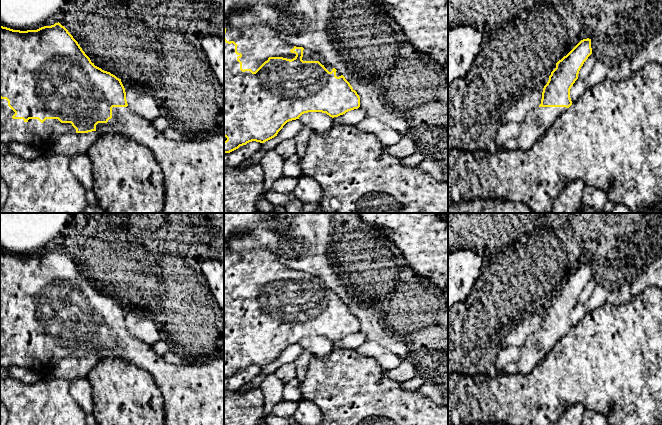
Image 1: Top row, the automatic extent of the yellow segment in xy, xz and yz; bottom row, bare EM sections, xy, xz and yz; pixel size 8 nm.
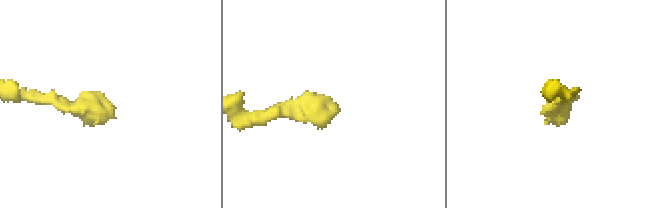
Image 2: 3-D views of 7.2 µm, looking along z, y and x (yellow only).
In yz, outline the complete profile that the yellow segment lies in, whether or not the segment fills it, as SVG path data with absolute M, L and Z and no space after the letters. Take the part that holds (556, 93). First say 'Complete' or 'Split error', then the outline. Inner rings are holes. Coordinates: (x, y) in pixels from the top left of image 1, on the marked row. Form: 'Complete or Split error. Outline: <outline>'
Complete. Outline: M583 39L556 63L556 68L551 72L543 88L539 107L569 108L572 105L570 89L578 79L581 67L591 54L591 39Z

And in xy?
Complete. Outline: M59 22L37 30L13 30L0 26L0 98L8 101L15 112L13 119L58 119L71 123L76 133L96 131L98 123L107 123L112 118L113 107L127 107L126 92L121 82L110 72L94 65L78 42Z

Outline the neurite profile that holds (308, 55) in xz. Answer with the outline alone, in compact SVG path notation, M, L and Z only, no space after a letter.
M304 48L302 60L303 61L319 61L329 72L331 72L332 69L334 68L331 64L329 64L326 61L326 59L322 55L310 49Z

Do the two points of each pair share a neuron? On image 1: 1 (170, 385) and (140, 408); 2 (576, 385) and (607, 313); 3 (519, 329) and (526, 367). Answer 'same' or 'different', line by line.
1: different
2: same
3: different

